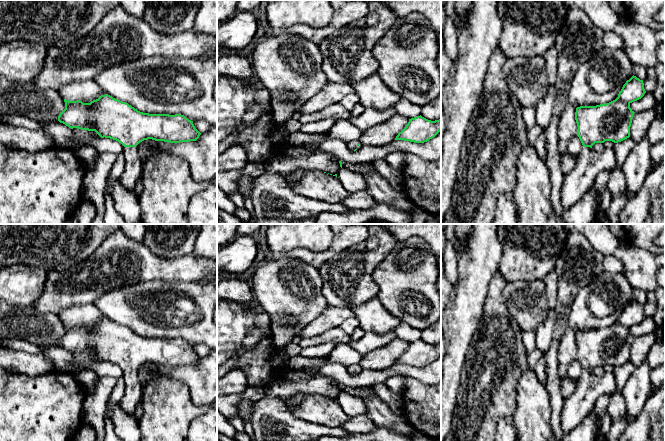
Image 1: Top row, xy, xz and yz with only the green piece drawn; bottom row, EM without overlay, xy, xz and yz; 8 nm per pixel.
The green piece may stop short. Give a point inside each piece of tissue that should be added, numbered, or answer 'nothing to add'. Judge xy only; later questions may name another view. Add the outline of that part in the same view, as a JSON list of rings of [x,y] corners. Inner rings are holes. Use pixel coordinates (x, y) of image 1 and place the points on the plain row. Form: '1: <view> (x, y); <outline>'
1: xy (134, 390); [[[125,371],[123,379],[125,382],[125,394],[119,405],[123,412],[134,416],[138,405],[142,402],[144,386],[139,381],[135,371]]]

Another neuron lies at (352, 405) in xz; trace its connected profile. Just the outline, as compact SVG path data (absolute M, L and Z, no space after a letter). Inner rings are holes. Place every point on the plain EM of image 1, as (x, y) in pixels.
M340 392L337 397L337 401L343 411L349 416L354 417L366 413L366 406L364 399L361 397L348 394L346 392Z

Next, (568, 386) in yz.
M560 378L561 392L564 399L569 398L574 393L577 382L568 378Z

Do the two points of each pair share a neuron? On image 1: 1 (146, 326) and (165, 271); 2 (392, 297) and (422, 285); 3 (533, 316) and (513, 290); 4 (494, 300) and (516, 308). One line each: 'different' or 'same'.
1: different
2: same
3: same
4: different

